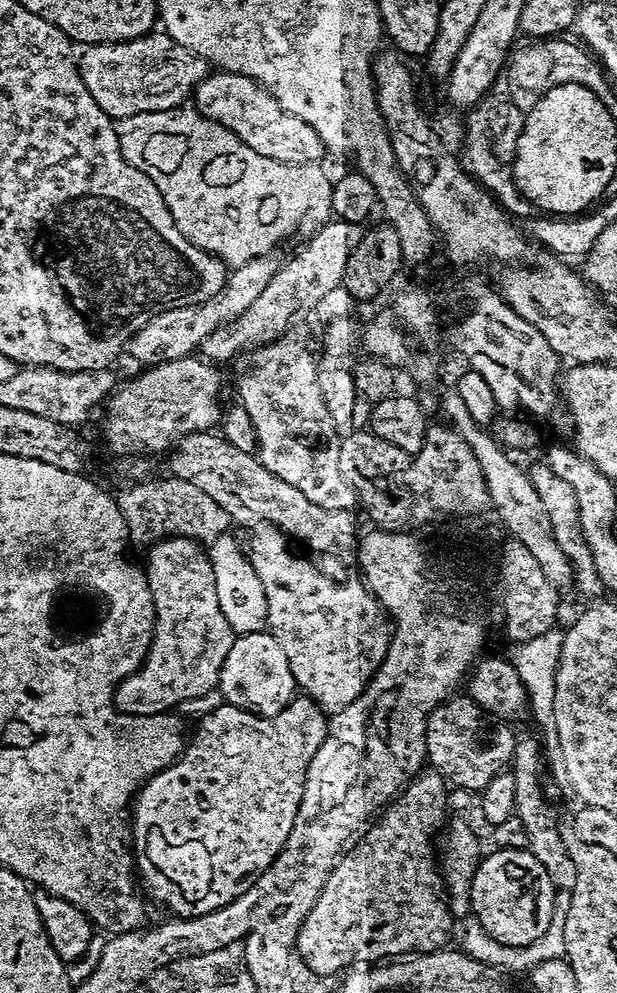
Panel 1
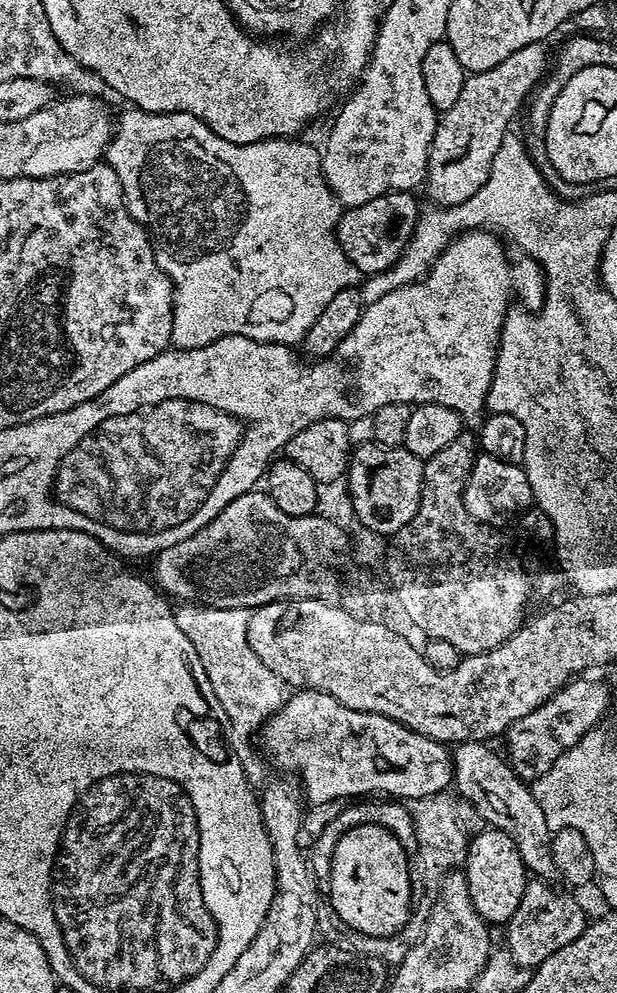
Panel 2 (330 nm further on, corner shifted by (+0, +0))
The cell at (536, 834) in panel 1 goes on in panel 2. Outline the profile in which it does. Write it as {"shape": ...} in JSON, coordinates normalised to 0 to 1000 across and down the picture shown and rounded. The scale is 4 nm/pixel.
{"shape":[[[862,884],[849,894],[840,916],[833,916],[833,920],[823,925],[820,958],[830,964],[831,971],[862,977],[885,965],[891,965],[891,961],[930,949],[930,945],[937,945],[937,941],[943,941],[948,934],[947,918],[930,903],[912,902],[911,899],[900,898],[880,885]]]}

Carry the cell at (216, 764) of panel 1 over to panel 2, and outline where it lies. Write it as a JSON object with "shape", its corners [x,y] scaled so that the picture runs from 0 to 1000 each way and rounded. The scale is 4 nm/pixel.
{"shape":[[[475,696],[434,722],[425,734],[426,741],[436,763],[457,776],[486,776],[485,793],[498,809],[499,806],[506,810],[532,810],[536,806],[558,808],[566,804],[596,804],[605,800],[619,800],[613,798],[630,798],[630,803],[666,808],[686,802],[718,799],[724,795],[720,793],[733,790],[733,763],[721,750],[624,721],[567,715],[564,709],[543,705],[527,697]]]}

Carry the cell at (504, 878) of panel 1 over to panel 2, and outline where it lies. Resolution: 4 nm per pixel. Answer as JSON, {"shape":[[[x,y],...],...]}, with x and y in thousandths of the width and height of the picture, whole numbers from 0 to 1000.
{"shape":[[[786,836],[781,840],[763,843],[759,851],[759,865],[752,867],[749,877],[759,885],[759,895],[762,904],[768,908],[768,916],[793,932],[822,932],[833,916],[840,916],[840,908],[846,908],[849,894],[859,885],[835,848],[820,840],[802,836]]]}

